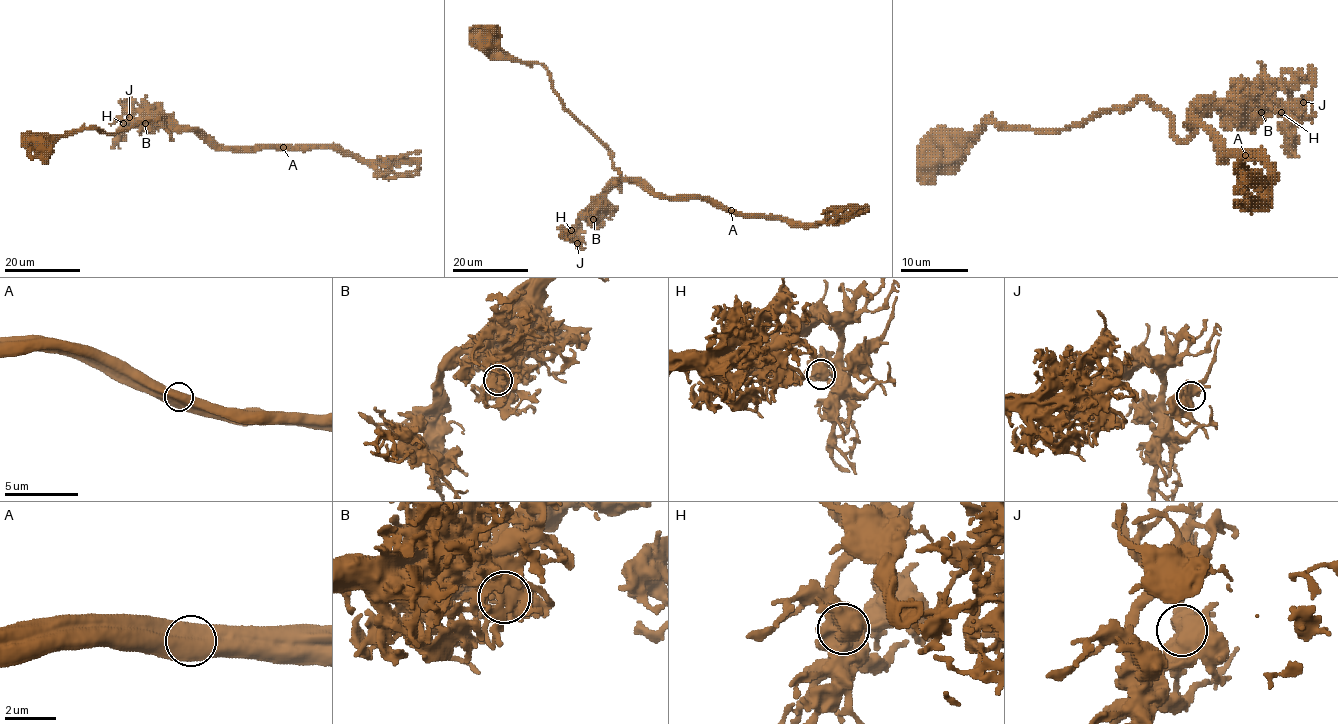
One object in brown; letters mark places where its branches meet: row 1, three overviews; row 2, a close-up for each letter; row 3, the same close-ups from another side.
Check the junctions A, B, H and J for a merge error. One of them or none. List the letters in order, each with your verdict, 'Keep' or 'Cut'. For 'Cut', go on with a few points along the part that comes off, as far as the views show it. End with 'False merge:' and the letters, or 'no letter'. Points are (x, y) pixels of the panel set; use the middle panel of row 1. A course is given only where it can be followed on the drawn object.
A: Cut. Course of the part to remove: (730, 210), (697, 197), (652, 195), (628, 179), (619, 180), (580, 216), (575, 232), (564, 233), (563, 238)
B: Keep
H: Keep
J: Keep
False merge: A

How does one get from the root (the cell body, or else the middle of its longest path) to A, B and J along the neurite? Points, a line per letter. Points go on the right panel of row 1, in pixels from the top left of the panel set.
A: (927, 159), (954, 161), (984, 122), (1062, 130), (1139, 98), (1181, 140), (1202, 125), (1223, 156), (1245, 156)
B: (927, 159), (954, 161), (984, 122), (1062, 130), (1139, 98), (1165, 110), (1181, 140), (1207, 110), (1261, 112)
J: (927, 159), (954, 161), (984, 122), (1062, 130), (1146, 98), (1185, 140), (1227, 105), (1303, 102)

